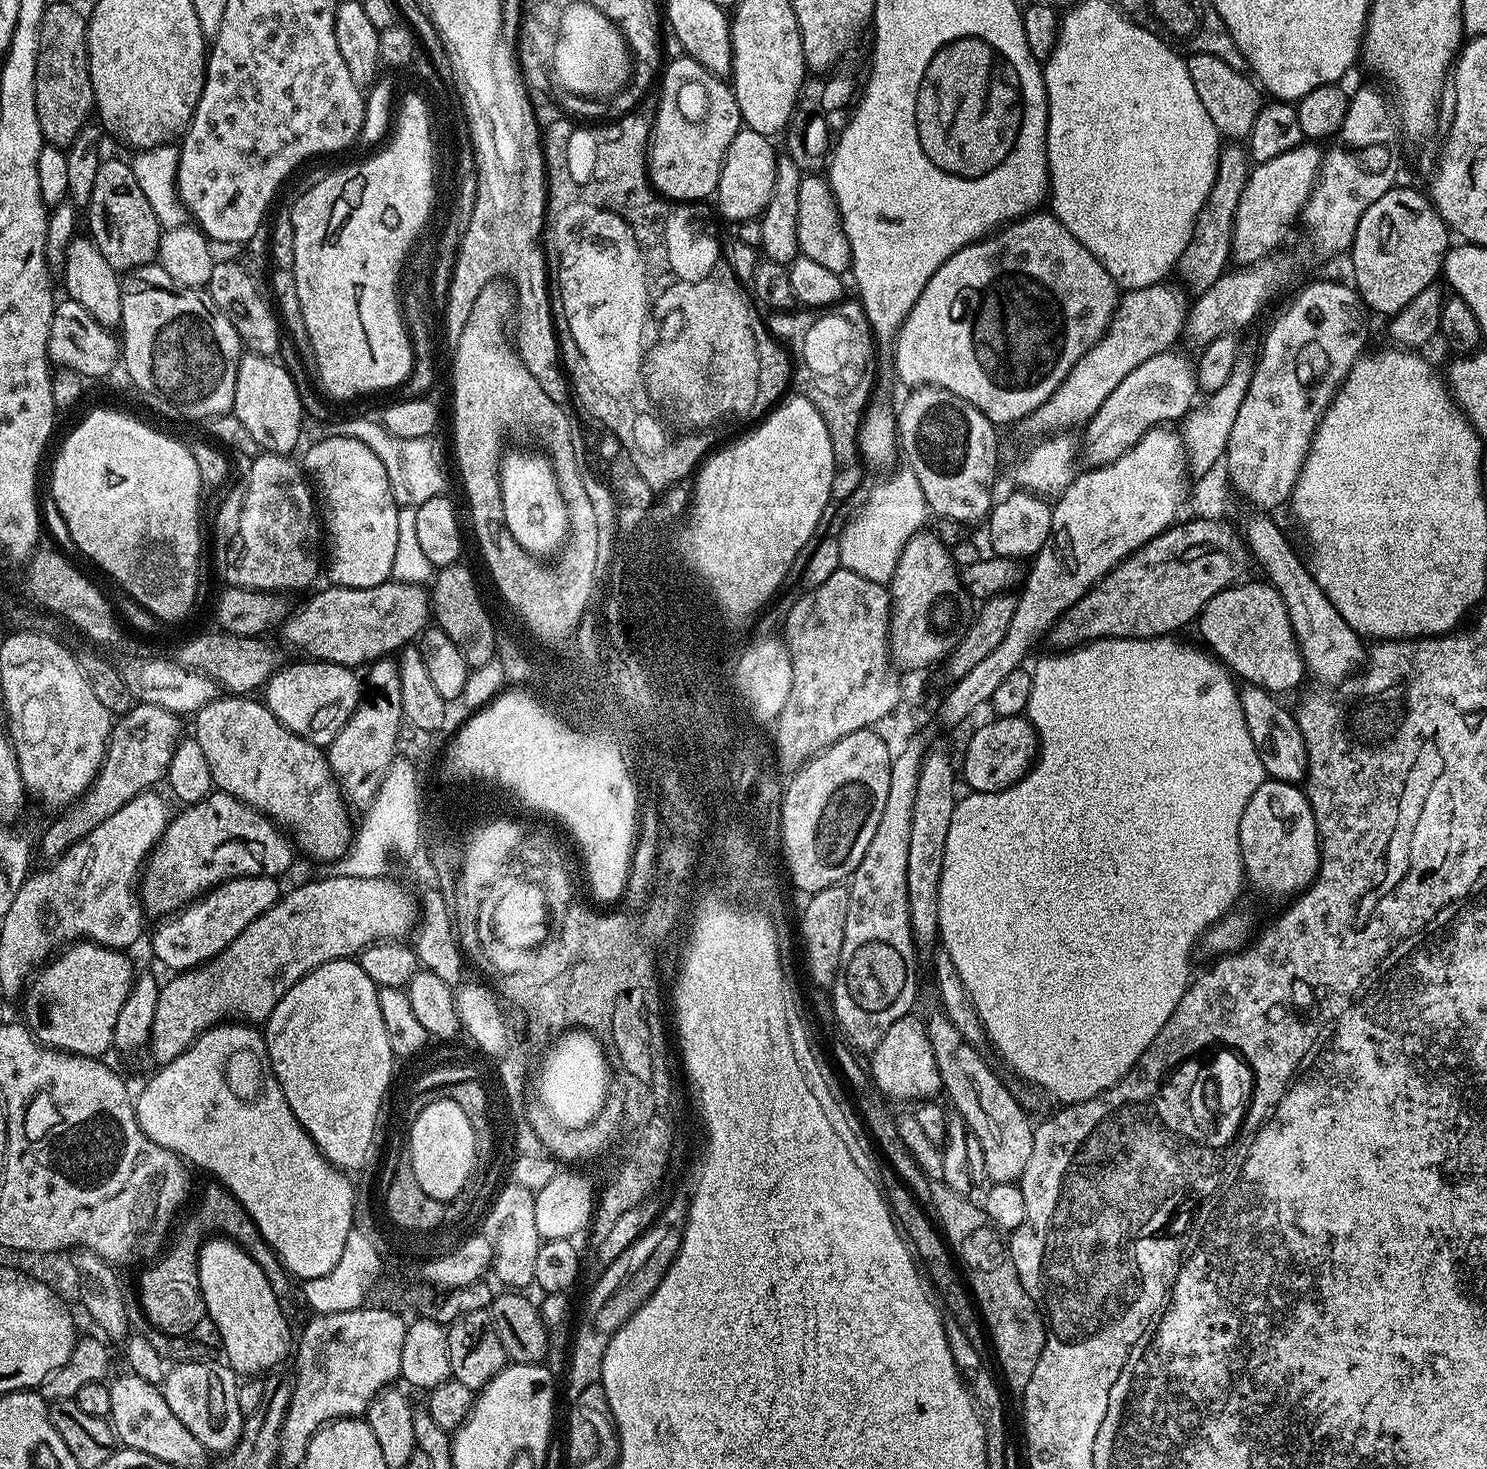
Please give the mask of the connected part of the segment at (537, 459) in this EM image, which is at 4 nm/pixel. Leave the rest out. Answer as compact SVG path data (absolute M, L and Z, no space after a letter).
M507 453L500 462L500 493L504 525L522 550L535 558L548 558L565 547L569 535L568 511L547 455Z

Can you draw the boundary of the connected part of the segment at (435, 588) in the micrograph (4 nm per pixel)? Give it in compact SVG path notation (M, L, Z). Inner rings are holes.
M457 562L439 569L430 584L430 608L435 623L462 650L466 662L472 668L480 668L496 655L495 636L497 629L492 628L492 620L480 601L480 592L476 589L476 580L464 562Z

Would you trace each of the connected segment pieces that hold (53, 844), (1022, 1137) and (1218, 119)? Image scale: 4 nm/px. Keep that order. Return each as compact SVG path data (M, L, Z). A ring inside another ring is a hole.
M137 703L123 713L113 723L112 736L108 739L108 749L104 752L96 779L88 791L66 811L57 815L60 817L45 830L40 840L41 854L52 856L48 858L63 856L79 840L86 838L86 834L102 826L110 814L118 814L126 802L149 791L159 780L161 783L167 777L170 758L174 758L174 750L182 738L180 724L181 717L170 710L162 710L162 706Z
M936 1010L932 1017L927 1017L924 1029L930 1040L930 1050L934 1052L934 1062L938 1062L943 1095L948 1095L956 1103L955 1111L964 1119L964 1127L968 1129L971 1139L982 1146L985 1177L992 1184L1019 1181L1026 1170L1026 1162L1030 1162L1030 1150L1034 1146L1033 1121L1028 1121L1015 1094L980 1057L981 1049L967 1040L943 1011Z
M1194 52L1187 57L1187 61L1190 82L1194 82L1194 90L1198 90L1198 98L1202 98L1202 106L1206 106L1210 122L1214 122L1221 137L1232 142L1243 141L1251 134L1254 118L1258 118L1262 107L1262 92L1257 81L1249 78L1244 72L1226 66L1226 62L1222 62L1222 58L1214 54Z

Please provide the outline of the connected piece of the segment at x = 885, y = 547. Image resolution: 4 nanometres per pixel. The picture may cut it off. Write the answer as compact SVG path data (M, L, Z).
M900 467L891 473L893 476L889 480L873 486L860 513L838 532L840 567L854 574L862 574L862 578L870 578L870 582L883 585L891 581L898 566L898 558L902 558L902 550L912 535L921 531L930 517L926 494L922 494L918 478L914 478L911 468Z

